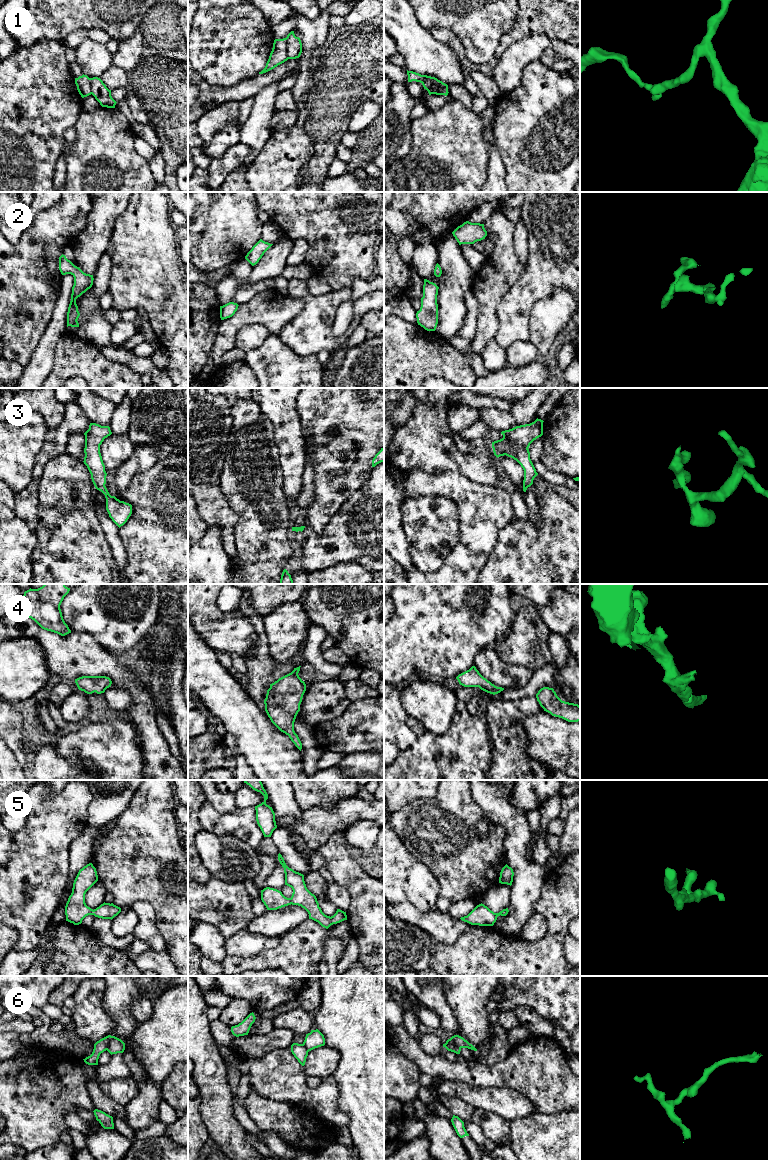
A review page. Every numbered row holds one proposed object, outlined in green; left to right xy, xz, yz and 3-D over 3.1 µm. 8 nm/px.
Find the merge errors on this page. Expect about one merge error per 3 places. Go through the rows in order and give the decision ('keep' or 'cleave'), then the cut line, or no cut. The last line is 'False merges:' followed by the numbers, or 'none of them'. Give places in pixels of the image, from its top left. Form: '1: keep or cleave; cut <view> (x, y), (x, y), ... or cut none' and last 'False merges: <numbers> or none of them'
1: cleave; cut xz (284, 38), (288, 58)
2: keep; cut none
3: keep; cut none
4: keep; cut none
5: keep; cut none
6: cleave; cut xy (111, 1036), (106, 1049)
False merges: 1, 6

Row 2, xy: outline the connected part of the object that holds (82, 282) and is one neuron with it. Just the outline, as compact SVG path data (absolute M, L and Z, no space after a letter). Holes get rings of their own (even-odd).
M63 254L59 257L59 270L62 275L71 274L74 277L71 301L67 312L67 327L79 327L77 320L80 313L78 311L76 299L92 287L94 280L93 275L84 273Z

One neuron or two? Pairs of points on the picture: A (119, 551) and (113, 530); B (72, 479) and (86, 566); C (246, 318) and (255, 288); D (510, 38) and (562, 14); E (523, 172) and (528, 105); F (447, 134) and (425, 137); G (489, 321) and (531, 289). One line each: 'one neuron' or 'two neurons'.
A: one neuron
B: one neuron
C: two neurons
D: one neuron
E: one neuron
F: one neuron
G: two neurons

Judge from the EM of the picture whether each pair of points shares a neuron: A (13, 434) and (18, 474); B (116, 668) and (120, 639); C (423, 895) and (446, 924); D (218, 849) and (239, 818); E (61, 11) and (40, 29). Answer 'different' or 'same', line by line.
A: same
B: different
C: different
D: different
E: same

